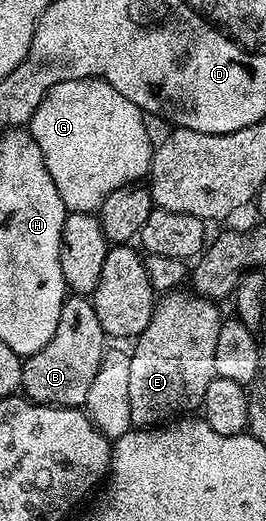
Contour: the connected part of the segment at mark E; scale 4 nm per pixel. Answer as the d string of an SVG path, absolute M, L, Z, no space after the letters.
M176 290L158 297L149 326L134 341L135 349L129 355L129 414L131 422L137 428L155 428L164 422L186 417L200 407L205 398L205 390L215 377L215 359L217 358L217 334L221 334L224 313L219 313L220 305L204 296L198 296L193 290Z

